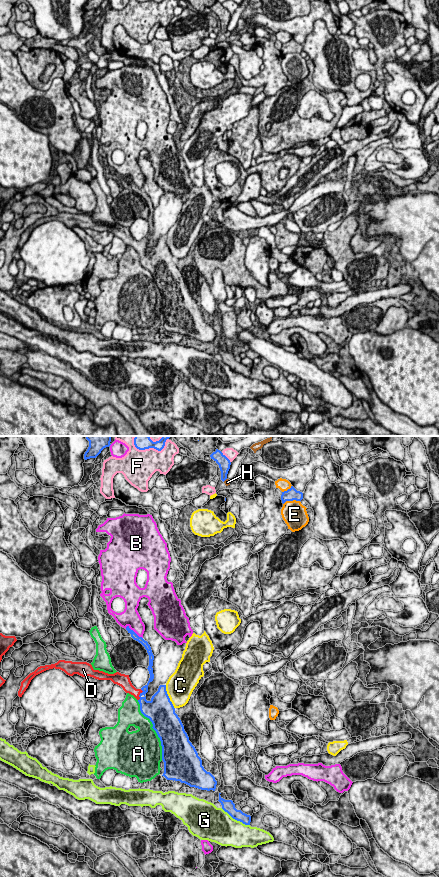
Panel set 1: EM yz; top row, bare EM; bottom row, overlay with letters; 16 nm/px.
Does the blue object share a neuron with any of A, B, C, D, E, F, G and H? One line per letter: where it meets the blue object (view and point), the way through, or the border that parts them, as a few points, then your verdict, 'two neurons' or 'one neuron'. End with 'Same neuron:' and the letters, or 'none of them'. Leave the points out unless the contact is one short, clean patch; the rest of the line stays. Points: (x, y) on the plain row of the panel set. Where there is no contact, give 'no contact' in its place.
A: meets blue in yz at (153, 280); two neurons
B: meets blue in yz at (133, 183); two neurons
C: meets blue in yz at (168, 249); two neurons
D: meets blue in yz at (139, 247); runs through yz (147, 260), (139, 247), (127, 238); one neuron
E: meets blue in yz at (291, 52); two neurons
F: meets blue in yz at (226, 9); two neurons
G: meets blue in yz at (235, 371); two neurons
H: meets blue in yz at (224, 32); two neurons
Same neuron: D

